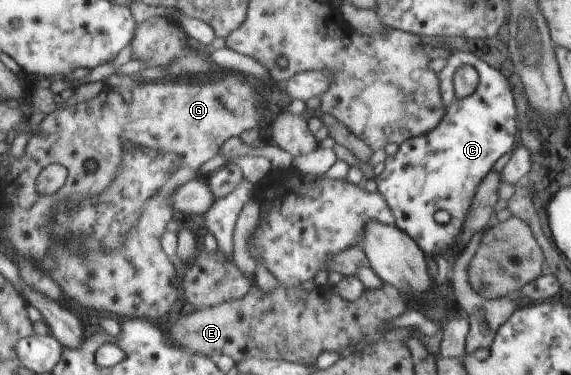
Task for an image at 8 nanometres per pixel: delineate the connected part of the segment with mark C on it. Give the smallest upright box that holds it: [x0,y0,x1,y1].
[373,51,517,260]

